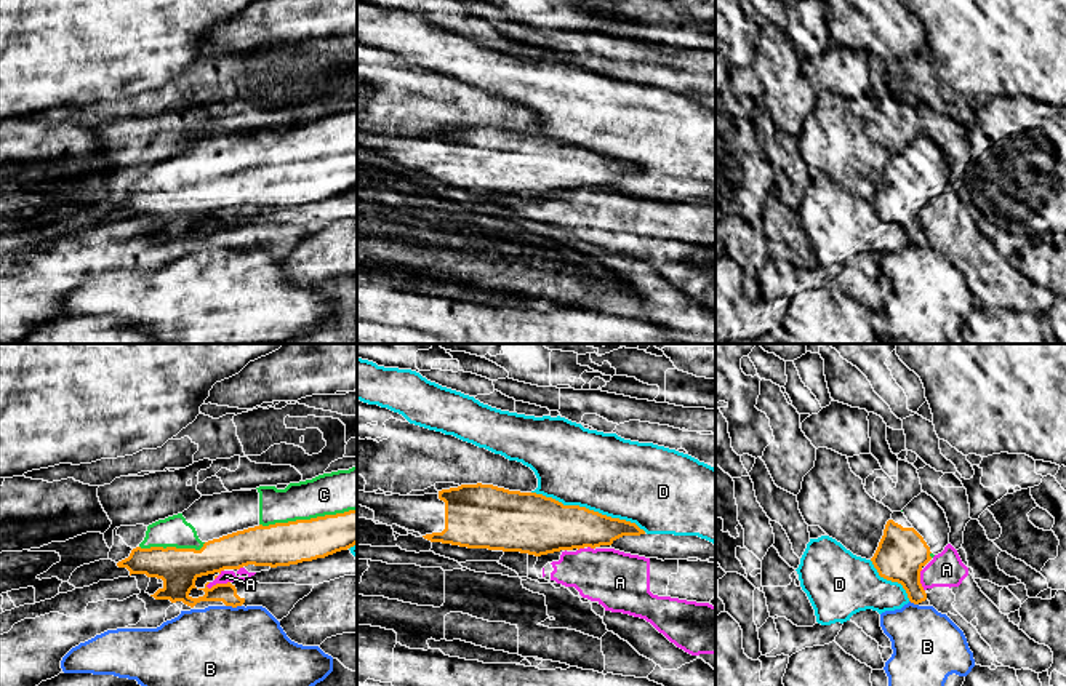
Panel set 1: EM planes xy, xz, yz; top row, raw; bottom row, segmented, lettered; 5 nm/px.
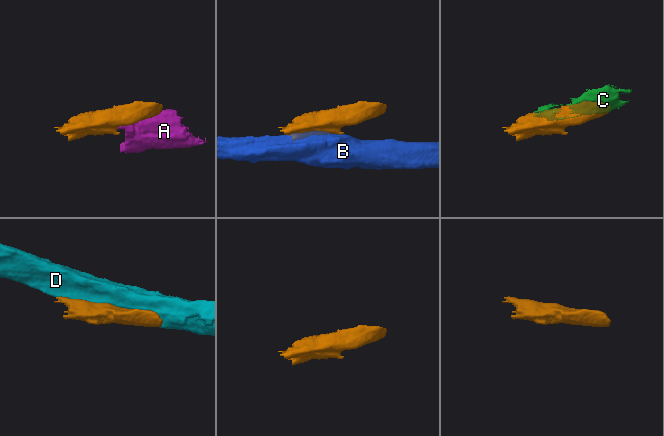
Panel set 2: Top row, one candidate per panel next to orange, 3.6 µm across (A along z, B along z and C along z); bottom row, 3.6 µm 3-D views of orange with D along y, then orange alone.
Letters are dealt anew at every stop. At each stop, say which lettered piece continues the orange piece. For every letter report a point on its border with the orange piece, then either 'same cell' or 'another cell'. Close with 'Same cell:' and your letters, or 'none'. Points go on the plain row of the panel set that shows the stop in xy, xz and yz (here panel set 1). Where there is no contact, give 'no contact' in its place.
A: xy (216, 226) | another cell
B: xy (234, 248) | another cell
C: xy (308, 162) | same cell
D: xz (588, 151) | another cell
Same cell: C

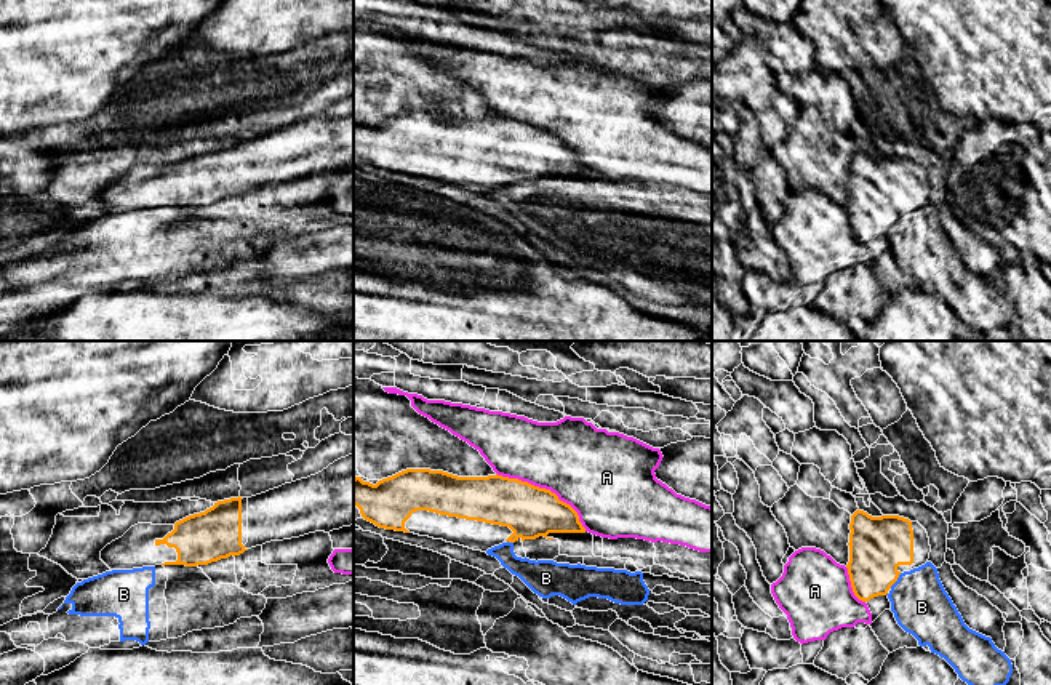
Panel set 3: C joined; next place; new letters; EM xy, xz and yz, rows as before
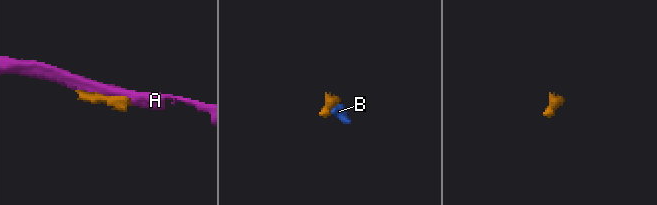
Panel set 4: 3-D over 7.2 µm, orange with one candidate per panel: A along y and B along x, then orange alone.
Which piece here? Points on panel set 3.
A: xz (544, 130) | another cell
B: yz (896, 221) | another cell
Same cell: none

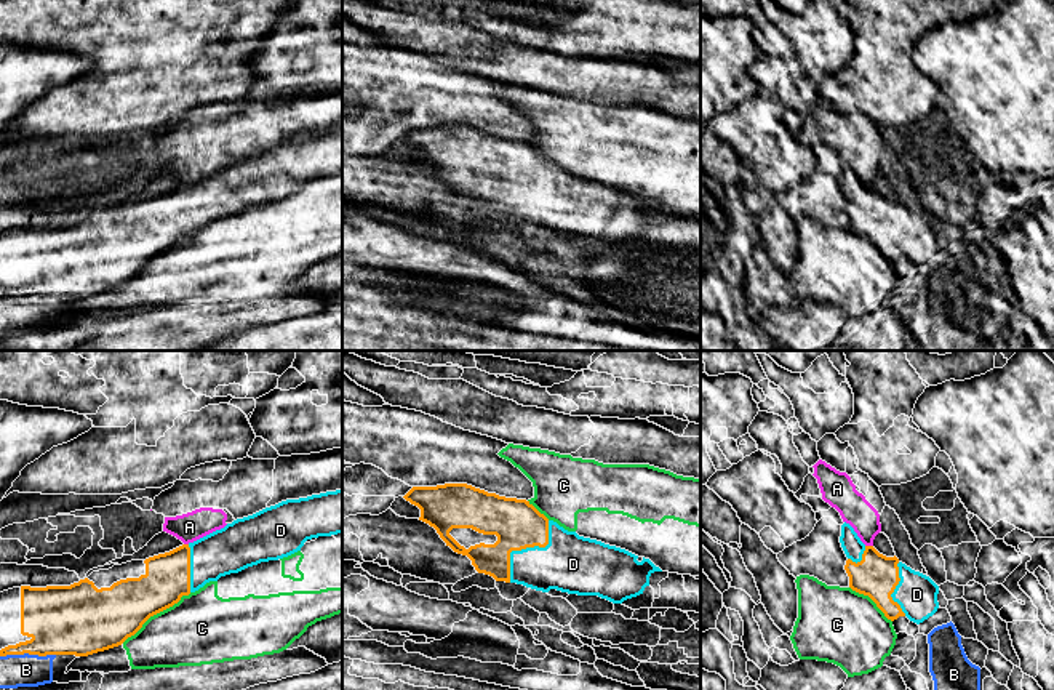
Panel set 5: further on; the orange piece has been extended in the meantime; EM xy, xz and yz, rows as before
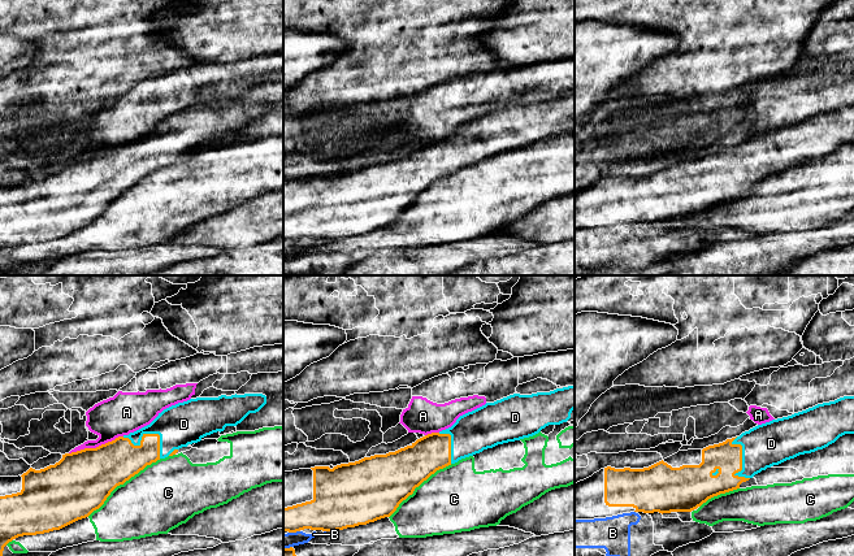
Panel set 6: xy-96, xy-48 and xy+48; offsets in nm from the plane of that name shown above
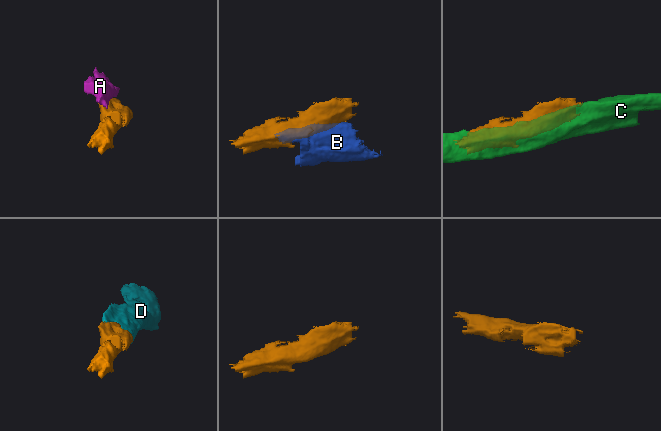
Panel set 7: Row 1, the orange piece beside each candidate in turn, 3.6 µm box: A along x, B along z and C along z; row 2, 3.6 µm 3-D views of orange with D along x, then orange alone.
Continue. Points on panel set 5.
A: yz (869, 188) | another cell
B: xy (27, 293) | another cell
C: xy (155, 255) | another cell
D: xz (525, 189) | same cell
Same cell: D

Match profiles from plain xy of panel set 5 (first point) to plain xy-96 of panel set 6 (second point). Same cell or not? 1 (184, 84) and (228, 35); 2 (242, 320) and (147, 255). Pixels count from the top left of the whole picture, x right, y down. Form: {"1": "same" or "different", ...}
{"1": "different", "2": "same"}

